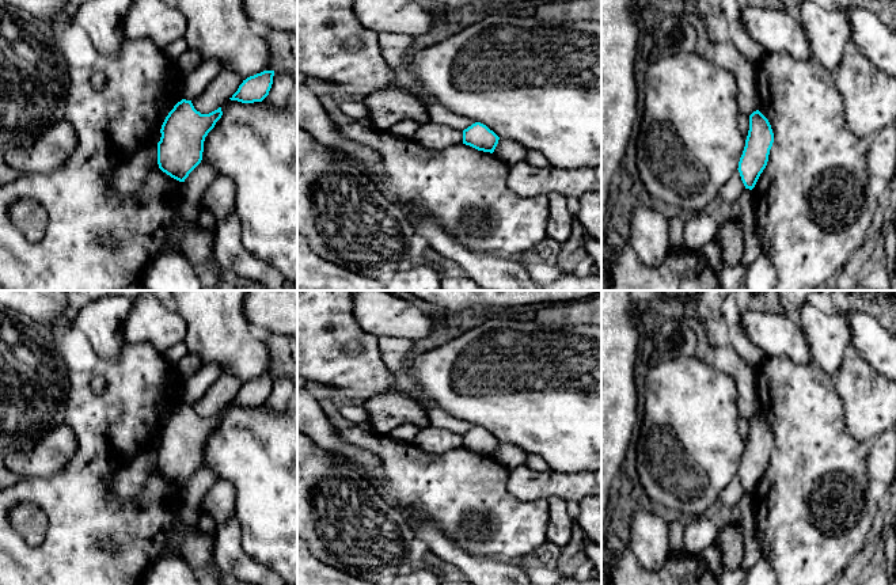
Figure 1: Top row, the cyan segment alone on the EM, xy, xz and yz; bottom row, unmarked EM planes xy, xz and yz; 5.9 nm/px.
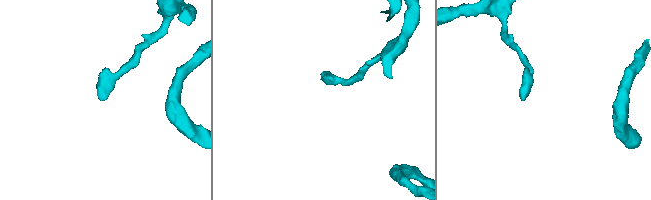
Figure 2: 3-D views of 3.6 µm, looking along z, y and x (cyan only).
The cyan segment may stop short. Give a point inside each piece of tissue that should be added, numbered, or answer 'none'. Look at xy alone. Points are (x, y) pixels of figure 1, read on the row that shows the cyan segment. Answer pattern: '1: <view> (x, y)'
none

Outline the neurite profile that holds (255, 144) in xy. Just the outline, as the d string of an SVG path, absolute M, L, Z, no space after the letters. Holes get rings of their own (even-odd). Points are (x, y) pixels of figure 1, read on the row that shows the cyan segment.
M228 99L221 106L223 115L216 122L214 128L208 133L204 141L202 160L210 164L217 175L229 176L236 186L236 214L242 227L242 242L248 252L255 258L272 265L286 280L297 286L297 103L285 105L282 109L273 107L263 102L242 103Z

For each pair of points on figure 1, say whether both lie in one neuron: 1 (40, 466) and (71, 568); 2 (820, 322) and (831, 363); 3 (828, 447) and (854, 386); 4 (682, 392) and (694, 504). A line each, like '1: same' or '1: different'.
1: different
2: same
3: different
4: same

